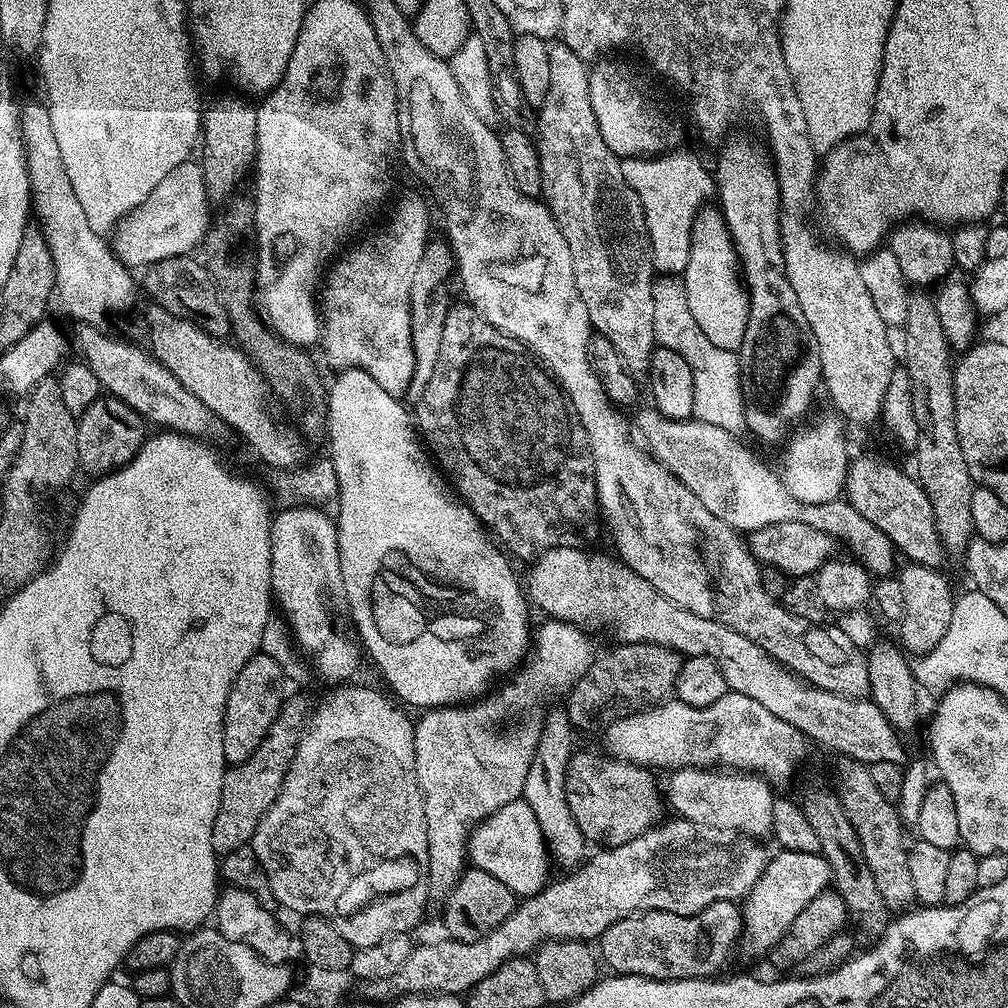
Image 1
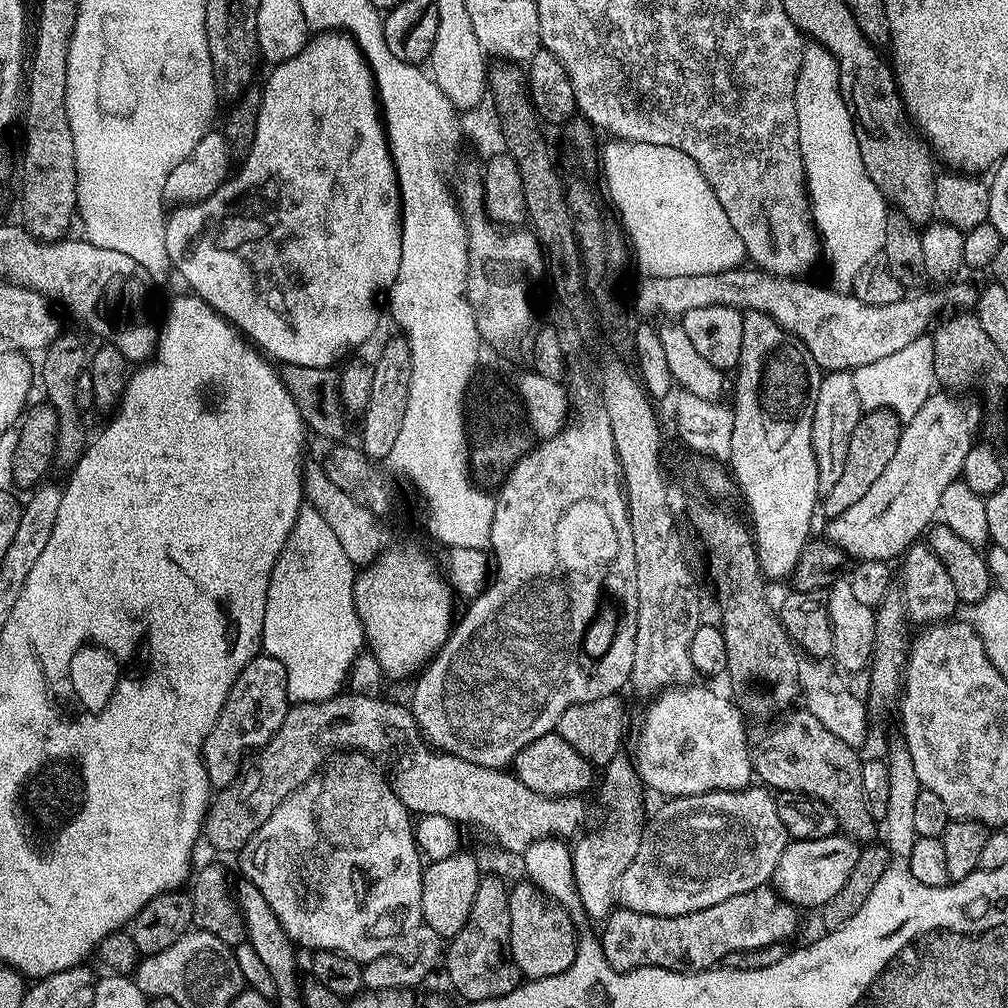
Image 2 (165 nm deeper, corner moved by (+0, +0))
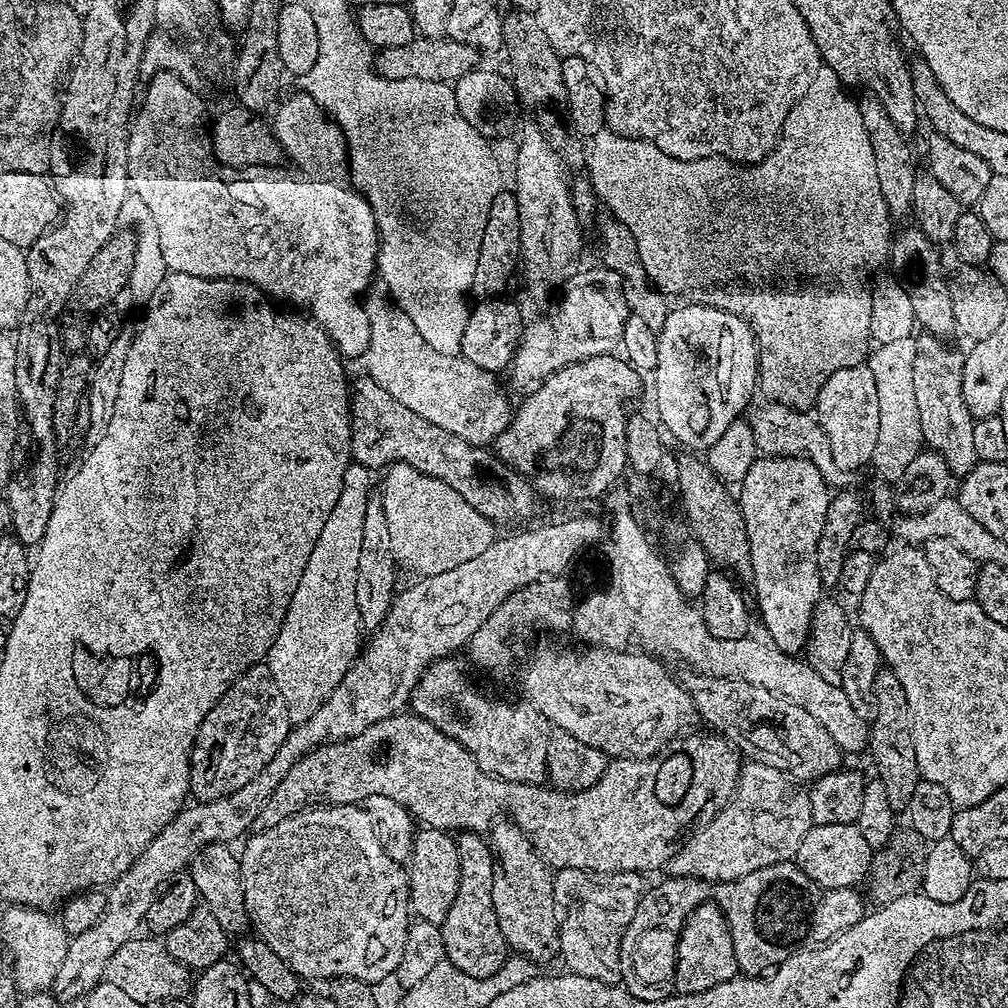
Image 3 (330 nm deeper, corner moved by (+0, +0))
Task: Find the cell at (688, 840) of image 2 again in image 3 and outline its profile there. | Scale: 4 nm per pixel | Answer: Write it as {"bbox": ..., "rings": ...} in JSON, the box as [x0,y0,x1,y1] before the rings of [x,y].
{"bbox":[670,763,814,886],"rings":[[[741,763],[734,785],[734,800],[730,801],[705,828],[698,829],[688,841],[685,839],[682,846],[676,848],[670,861],[671,875],[693,877],[700,882],[713,880],[713,885],[719,886],[746,874],[754,874],[754,870],[762,870],[762,866],[789,863],[795,857],[798,846],[802,846],[802,838],[806,838],[806,834],[814,825],[807,791],[803,787],[800,789],[801,785],[795,779],[789,778],[784,772],[783,774],[768,764]]]}

